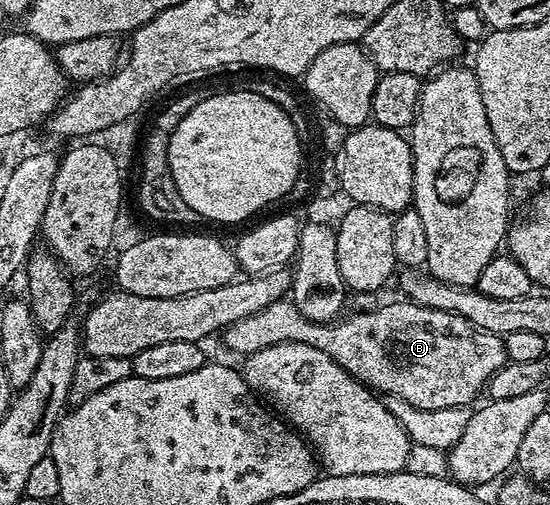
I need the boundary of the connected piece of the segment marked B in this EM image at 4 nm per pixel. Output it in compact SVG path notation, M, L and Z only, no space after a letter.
M281 299L274 303L270 303L266 307L262 307L262 309L254 315L246 315L242 319L238 319L233 325L229 325L227 329L223 330L222 338L224 337L225 347L233 349L234 352L240 353L239 355L247 355L254 351L262 351L262 347L274 347L278 343L286 343L287 341L306 343L310 347L318 347L318 351L330 355L330 359L337 361L351 377L355 377L361 385L367 385L369 389L375 391L377 394L385 395L384 393L389 393L390 396L396 397L395 400L397 402L405 401L419 409L430 410L445 409L446 407L471 406L471 401L474 400L479 393L481 396L481 394L485 392L489 379L508 361L508 350L504 347L504 338L498 336L497 333L479 329L477 325L472 325L466 319L462 319L462 315L458 315L457 313L427 309L426 307L416 304L415 301L407 299L392 301L389 305L382 306L380 310L368 309L365 313L356 313L353 317L347 317L348 316L345 316L343 319L337 319L327 325L318 325L316 322L306 319L306 315L302 315L302 311L298 311L298 307L291 299Z

